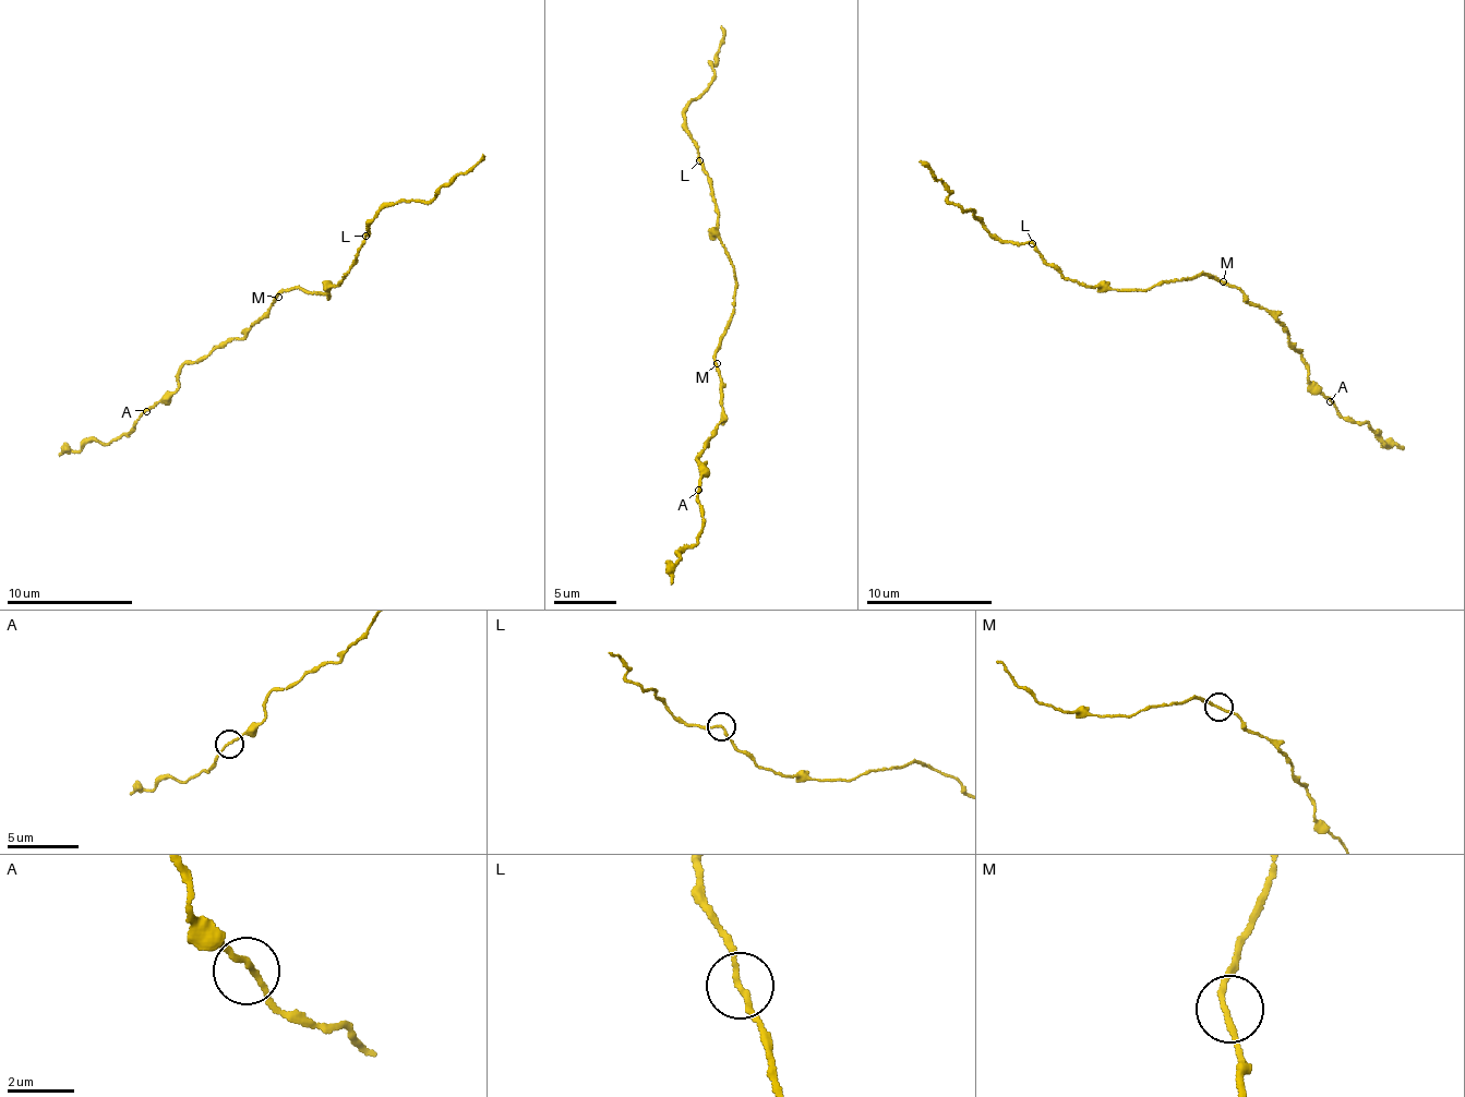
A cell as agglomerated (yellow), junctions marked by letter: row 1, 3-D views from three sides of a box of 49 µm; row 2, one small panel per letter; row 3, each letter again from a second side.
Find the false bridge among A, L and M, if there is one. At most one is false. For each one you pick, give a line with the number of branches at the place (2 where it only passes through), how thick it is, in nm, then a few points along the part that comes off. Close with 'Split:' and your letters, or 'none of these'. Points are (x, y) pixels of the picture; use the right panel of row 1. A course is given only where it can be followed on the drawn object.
Split: none of these

